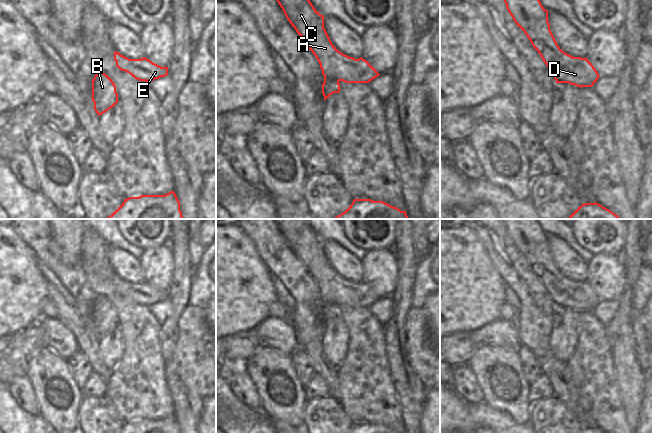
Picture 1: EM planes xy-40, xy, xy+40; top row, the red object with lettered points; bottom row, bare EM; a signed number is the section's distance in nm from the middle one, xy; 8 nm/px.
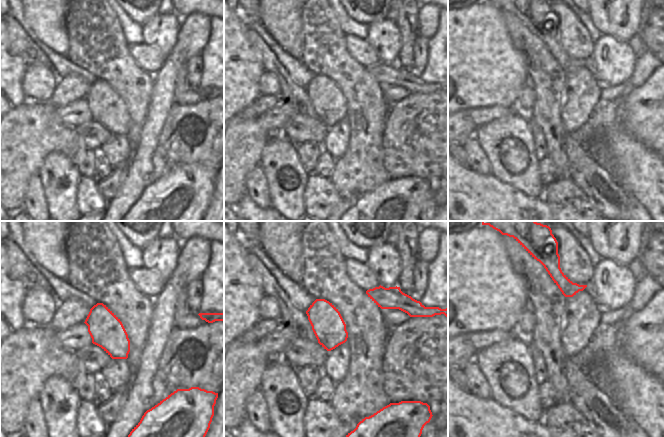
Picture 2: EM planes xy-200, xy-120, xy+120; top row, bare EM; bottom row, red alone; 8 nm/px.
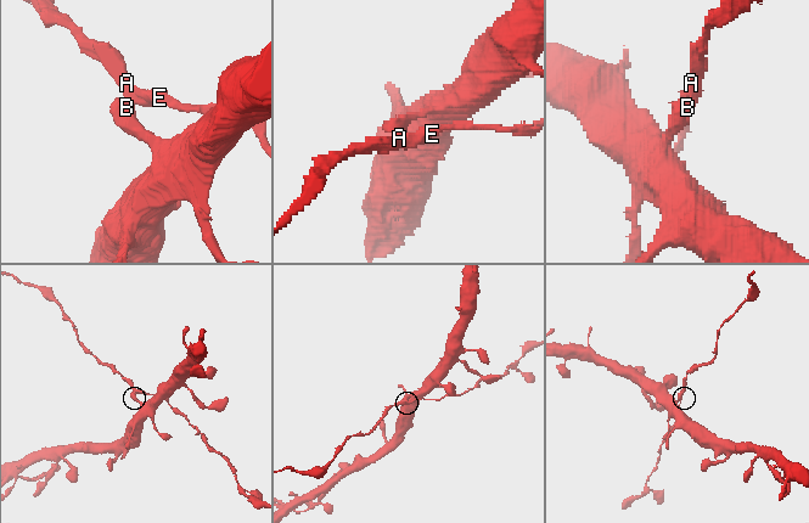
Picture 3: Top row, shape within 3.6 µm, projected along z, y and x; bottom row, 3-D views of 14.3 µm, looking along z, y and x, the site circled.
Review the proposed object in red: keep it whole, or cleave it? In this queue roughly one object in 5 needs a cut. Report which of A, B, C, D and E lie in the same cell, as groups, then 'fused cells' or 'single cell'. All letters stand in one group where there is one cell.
groups A C D E / B; fused cells

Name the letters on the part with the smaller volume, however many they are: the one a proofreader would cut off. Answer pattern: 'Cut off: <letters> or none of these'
Cut off: A, C, D, E

